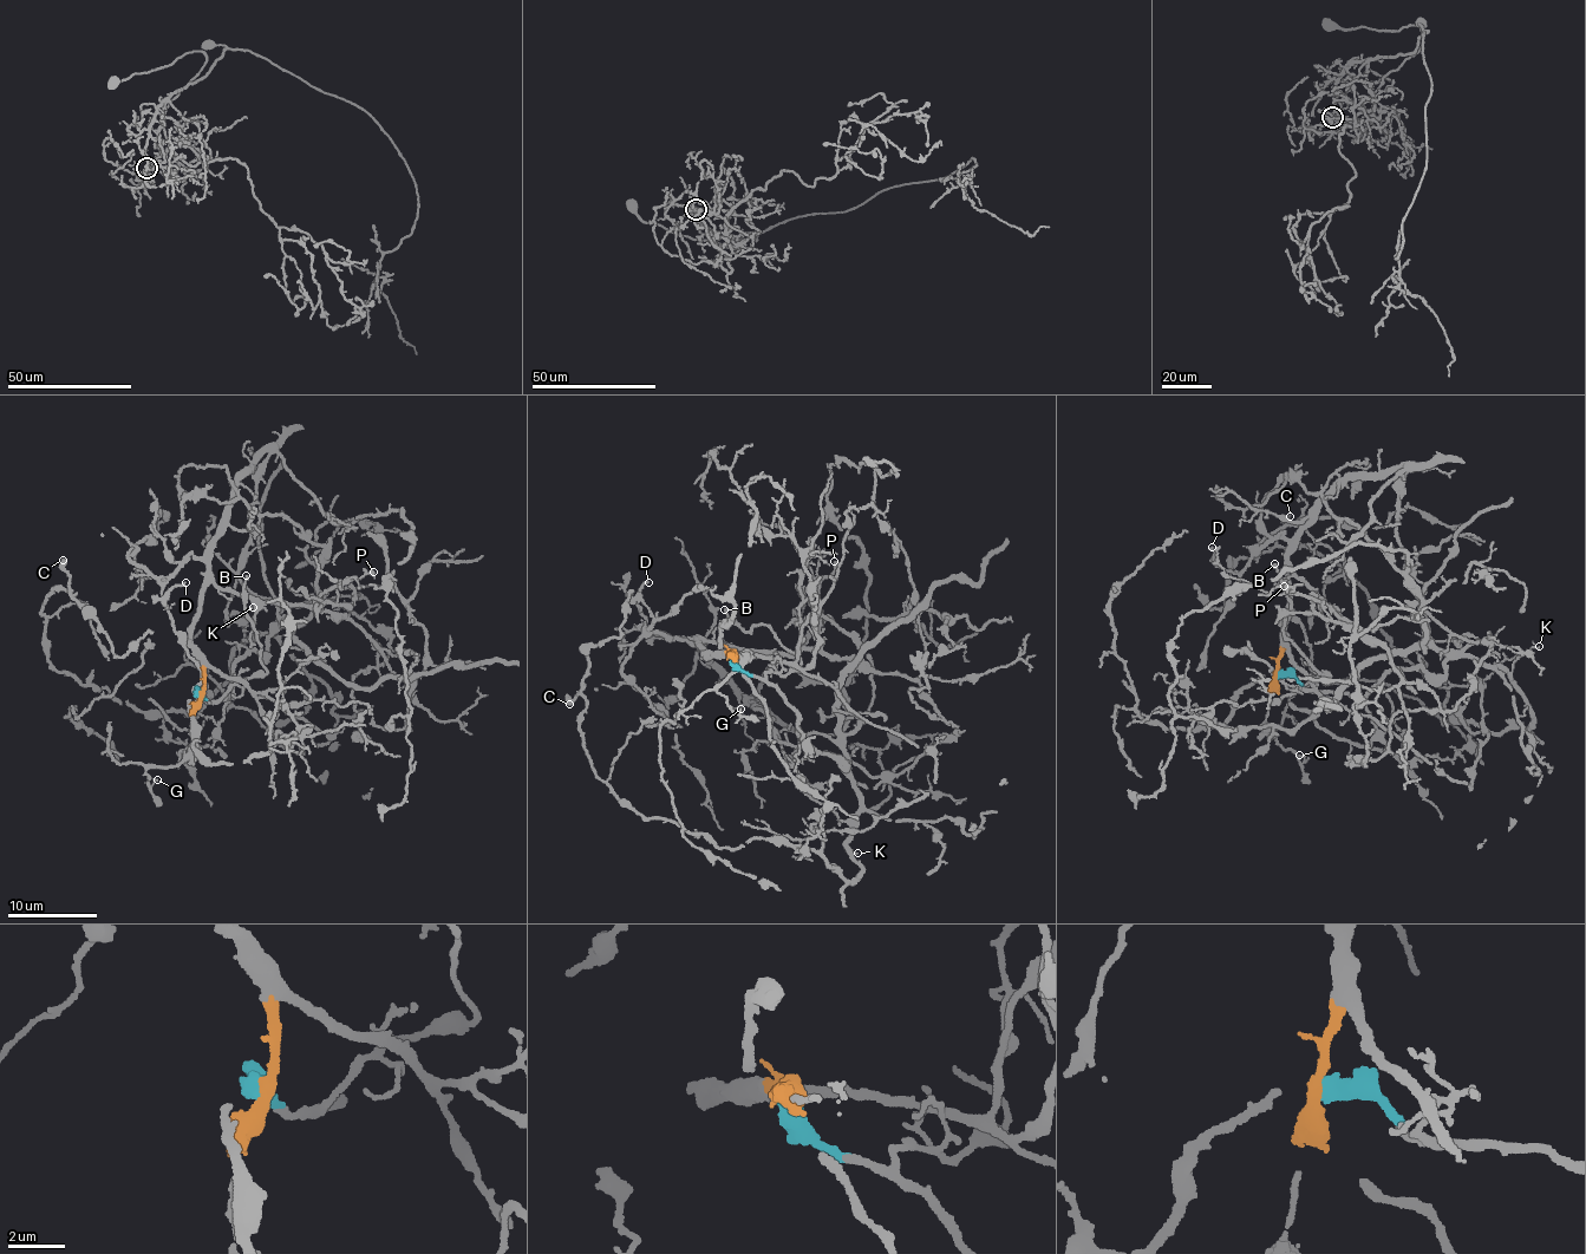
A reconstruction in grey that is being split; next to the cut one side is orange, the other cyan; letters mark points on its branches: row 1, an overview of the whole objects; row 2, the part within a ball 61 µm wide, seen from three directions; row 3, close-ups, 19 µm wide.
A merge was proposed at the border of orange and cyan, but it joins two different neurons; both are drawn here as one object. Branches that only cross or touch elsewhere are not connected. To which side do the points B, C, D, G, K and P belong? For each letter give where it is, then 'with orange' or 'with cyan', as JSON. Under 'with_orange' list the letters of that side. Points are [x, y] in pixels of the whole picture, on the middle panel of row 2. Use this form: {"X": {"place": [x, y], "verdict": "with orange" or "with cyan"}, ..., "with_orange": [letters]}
{"B": {"place": [724, 609], "verdict": "with cyan"}, "C": {"place": [569, 704], "verdict": "with cyan"}, "D": {"place": [648, 582], "verdict": "with orange"}, "G": {"place": [741, 709], "verdict": "with orange"}, "K": {"place": [857, 853], "verdict": "with cyan"}, "P": {"place": [834, 561], "verdict": "with orange"}, "with_orange": ["D", "G", "P"]}

